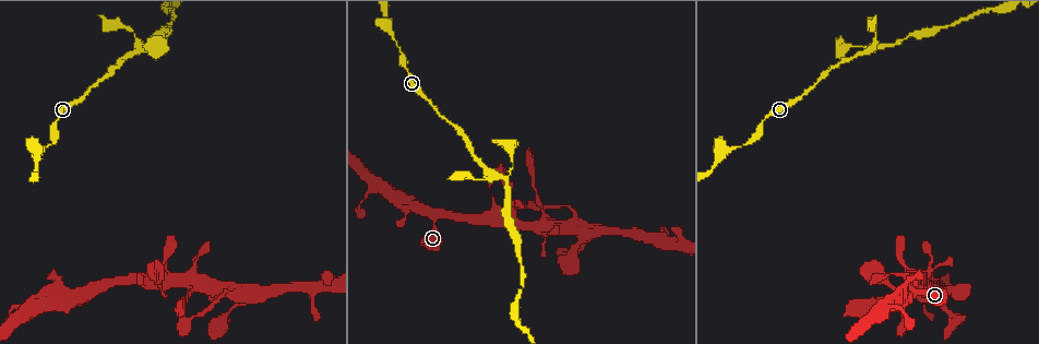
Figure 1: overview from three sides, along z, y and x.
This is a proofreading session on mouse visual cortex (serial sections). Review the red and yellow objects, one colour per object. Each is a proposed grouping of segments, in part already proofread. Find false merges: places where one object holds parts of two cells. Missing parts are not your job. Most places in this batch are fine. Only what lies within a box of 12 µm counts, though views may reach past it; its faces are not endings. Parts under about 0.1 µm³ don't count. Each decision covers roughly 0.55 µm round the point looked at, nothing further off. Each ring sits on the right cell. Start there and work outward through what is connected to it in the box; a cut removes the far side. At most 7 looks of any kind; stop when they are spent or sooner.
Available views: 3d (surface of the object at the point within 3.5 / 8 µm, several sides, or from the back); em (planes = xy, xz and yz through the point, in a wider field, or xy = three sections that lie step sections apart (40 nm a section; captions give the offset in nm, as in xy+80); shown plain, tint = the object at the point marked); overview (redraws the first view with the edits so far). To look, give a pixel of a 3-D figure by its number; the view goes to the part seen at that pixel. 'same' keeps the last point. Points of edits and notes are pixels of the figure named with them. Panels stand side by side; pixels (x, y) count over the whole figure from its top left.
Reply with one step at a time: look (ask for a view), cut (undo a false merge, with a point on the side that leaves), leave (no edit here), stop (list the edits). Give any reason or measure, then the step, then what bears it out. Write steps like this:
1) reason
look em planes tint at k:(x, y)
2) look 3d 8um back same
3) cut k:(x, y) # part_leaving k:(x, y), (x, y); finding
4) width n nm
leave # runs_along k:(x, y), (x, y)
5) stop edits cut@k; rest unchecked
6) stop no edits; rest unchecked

four or more arms meet
look 3d 3.5um at 1:(165, 282)

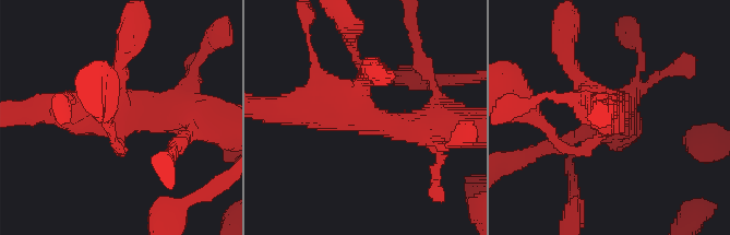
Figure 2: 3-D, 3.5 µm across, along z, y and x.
need the tissue
look em xy step 5 tint at 2:(116, 120)

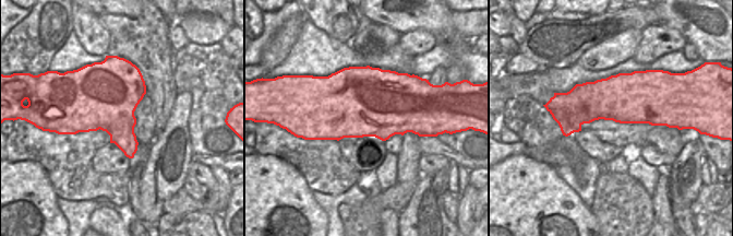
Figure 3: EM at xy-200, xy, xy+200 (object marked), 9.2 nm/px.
cut it another way
look em xy step 2 tint same

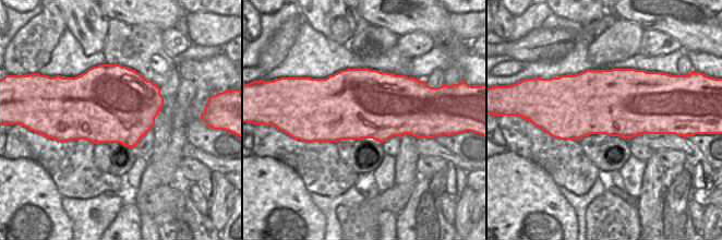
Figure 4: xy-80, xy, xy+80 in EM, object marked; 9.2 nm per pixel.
leave # runs_along 2:(279, 108), (425, 125); one cell here

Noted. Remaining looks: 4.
looks like a crossing
look 3d 3.5um at 1:(231, 291)

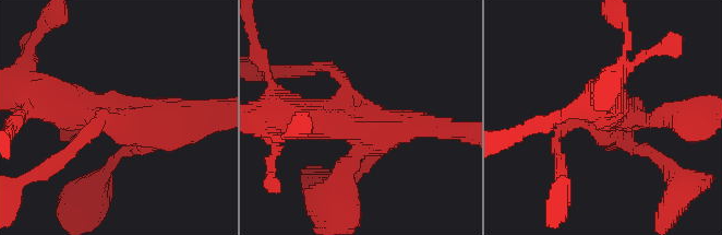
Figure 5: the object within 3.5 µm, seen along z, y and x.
look em xy step 1 tint at 5:(120, 117)

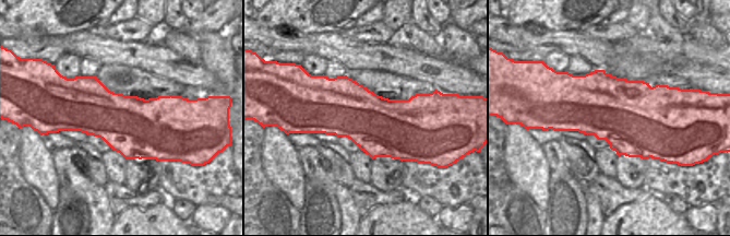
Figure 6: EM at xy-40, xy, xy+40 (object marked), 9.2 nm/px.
leave # runs_along 5:(52, 100), (143, 119), (193, 116); all the same cell

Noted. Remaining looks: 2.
abrupt turn
look 3d 3.5um at 1:(505, 178)

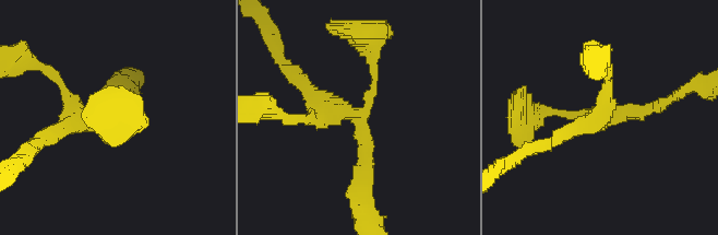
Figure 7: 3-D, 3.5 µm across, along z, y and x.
arms 4; arm_widths 150, 200, 250, 250 nm
look em xy step 5 tint at 7:(358, 115)

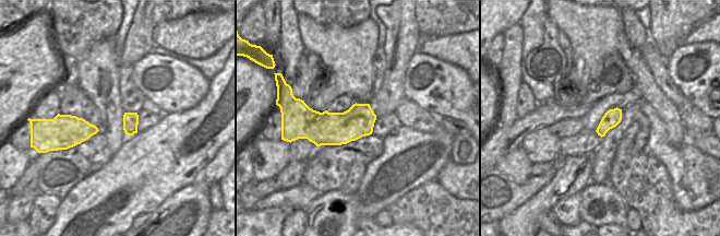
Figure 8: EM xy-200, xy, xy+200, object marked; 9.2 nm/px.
leave # runs_along 7:(298, 80), (361, 119), (365, 184); one cell here

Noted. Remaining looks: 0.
stop no edits; rest unchecked

